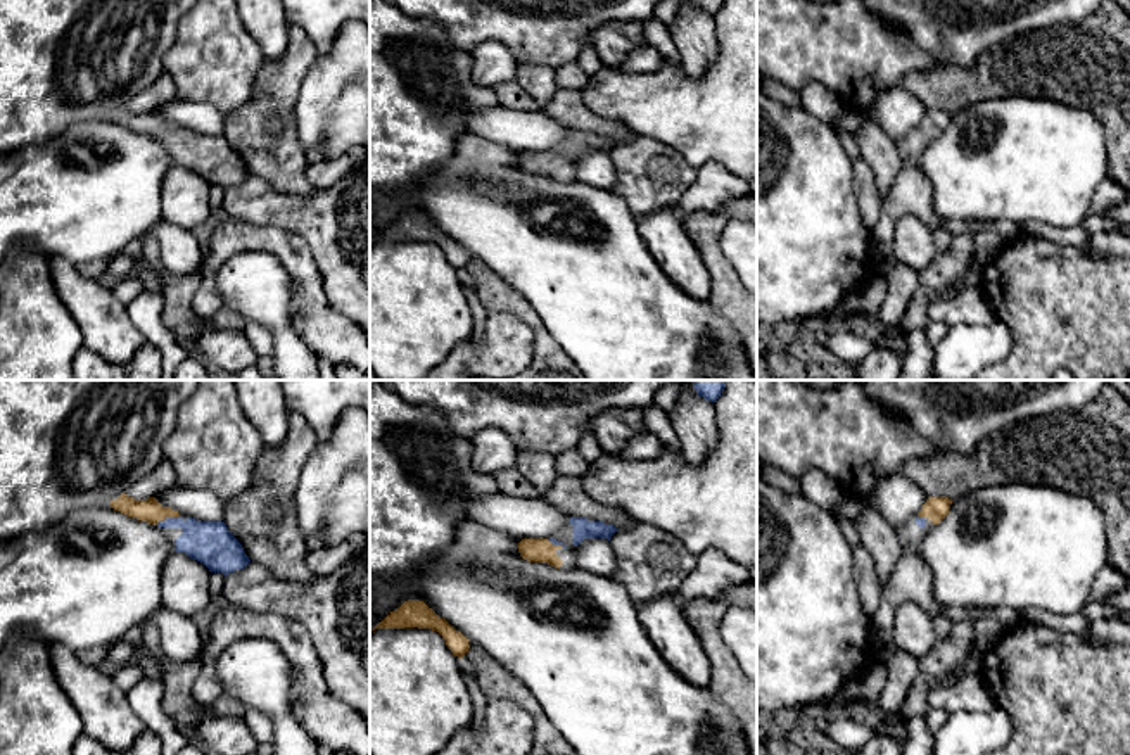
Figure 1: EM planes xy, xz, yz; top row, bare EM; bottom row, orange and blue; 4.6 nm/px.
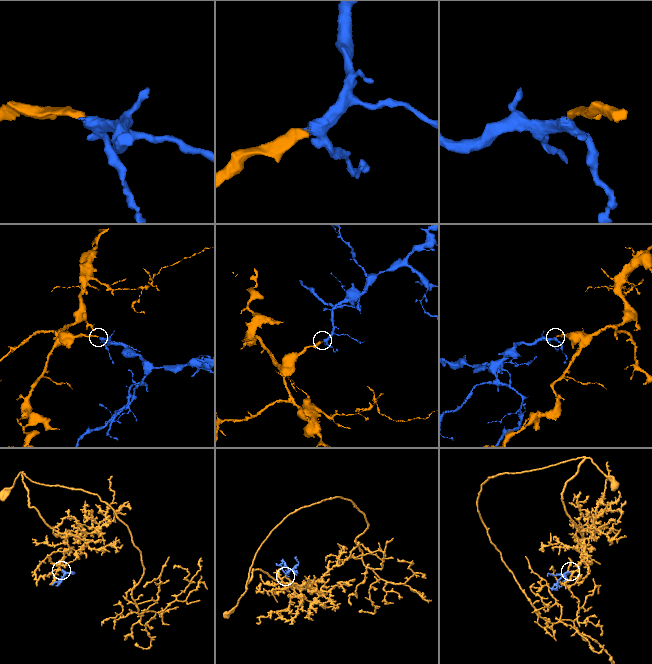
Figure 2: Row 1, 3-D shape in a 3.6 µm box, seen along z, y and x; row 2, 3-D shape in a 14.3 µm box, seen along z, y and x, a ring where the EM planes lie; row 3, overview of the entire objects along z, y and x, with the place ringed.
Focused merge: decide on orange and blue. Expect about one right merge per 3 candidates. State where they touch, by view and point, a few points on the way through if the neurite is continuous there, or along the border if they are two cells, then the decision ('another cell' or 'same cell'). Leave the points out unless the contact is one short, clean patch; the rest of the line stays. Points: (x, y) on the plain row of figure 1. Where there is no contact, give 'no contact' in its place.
meets orange in xy at (166, 130); runs through xy (149, 123), (166, 130), (189, 139), (211, 156); same cell

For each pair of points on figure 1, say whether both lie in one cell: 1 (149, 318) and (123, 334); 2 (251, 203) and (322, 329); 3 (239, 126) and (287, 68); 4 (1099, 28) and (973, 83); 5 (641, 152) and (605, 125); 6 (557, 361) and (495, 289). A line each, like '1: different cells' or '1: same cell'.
1: different cells
2: different cells
3: same cell
4: same cell
5: different cells
6: same cell

